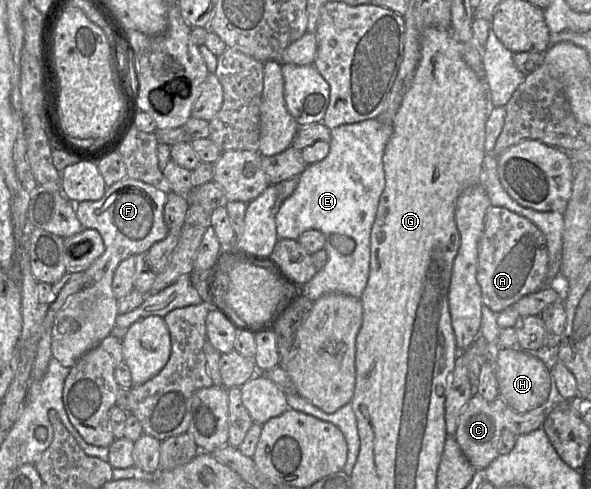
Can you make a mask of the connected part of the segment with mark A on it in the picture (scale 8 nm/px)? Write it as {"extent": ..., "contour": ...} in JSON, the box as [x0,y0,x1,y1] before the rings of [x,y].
{"extent":[477,206,548,314],"contour":[[[490,206],[478,243],[477,281],[483,304],[498,314],[547,285],[548,247],[540,229],[506,208]]]}

